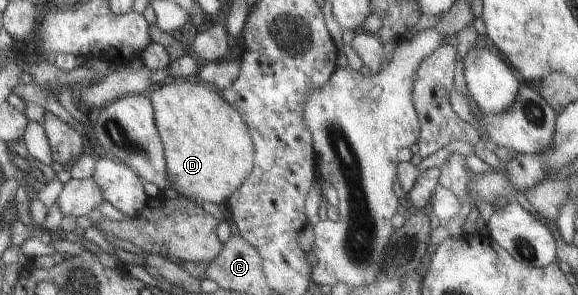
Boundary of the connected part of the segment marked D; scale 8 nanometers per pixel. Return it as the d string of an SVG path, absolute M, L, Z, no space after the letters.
M186 80L157 85L151 92L155 104L155 121L166 153L167 172L171 178L169 194L183 196L197 204L210 202L221 205L243 187L254 171L255 146L243 116L225 98L204 83Z

